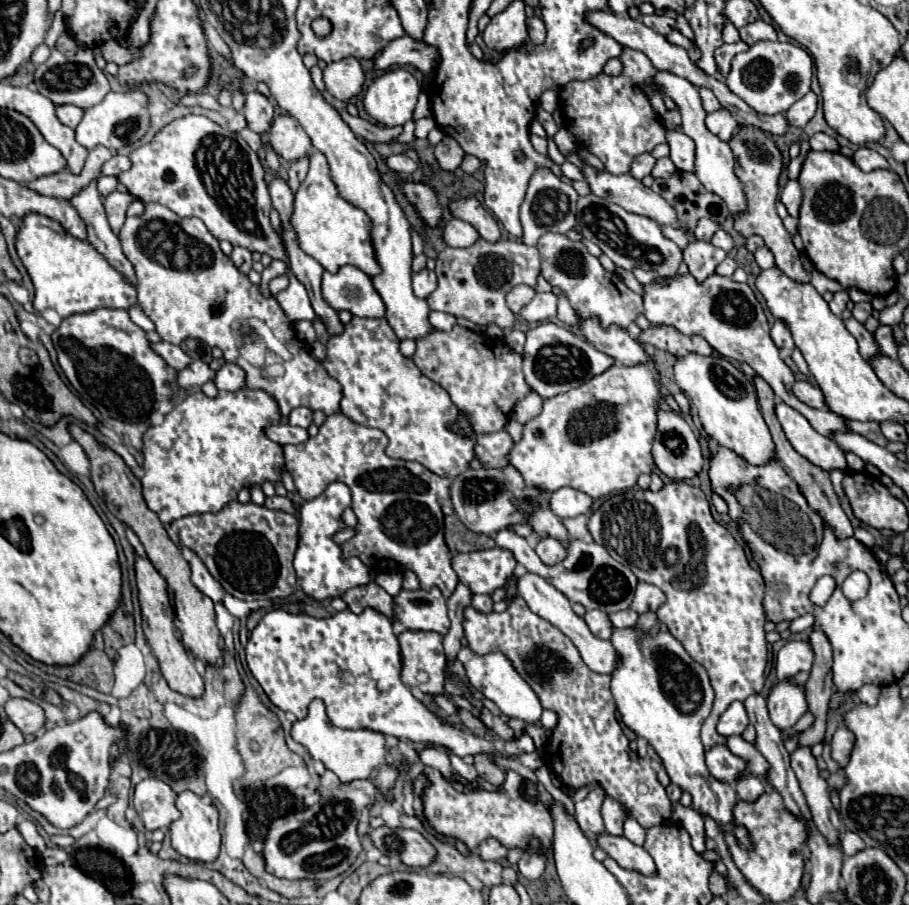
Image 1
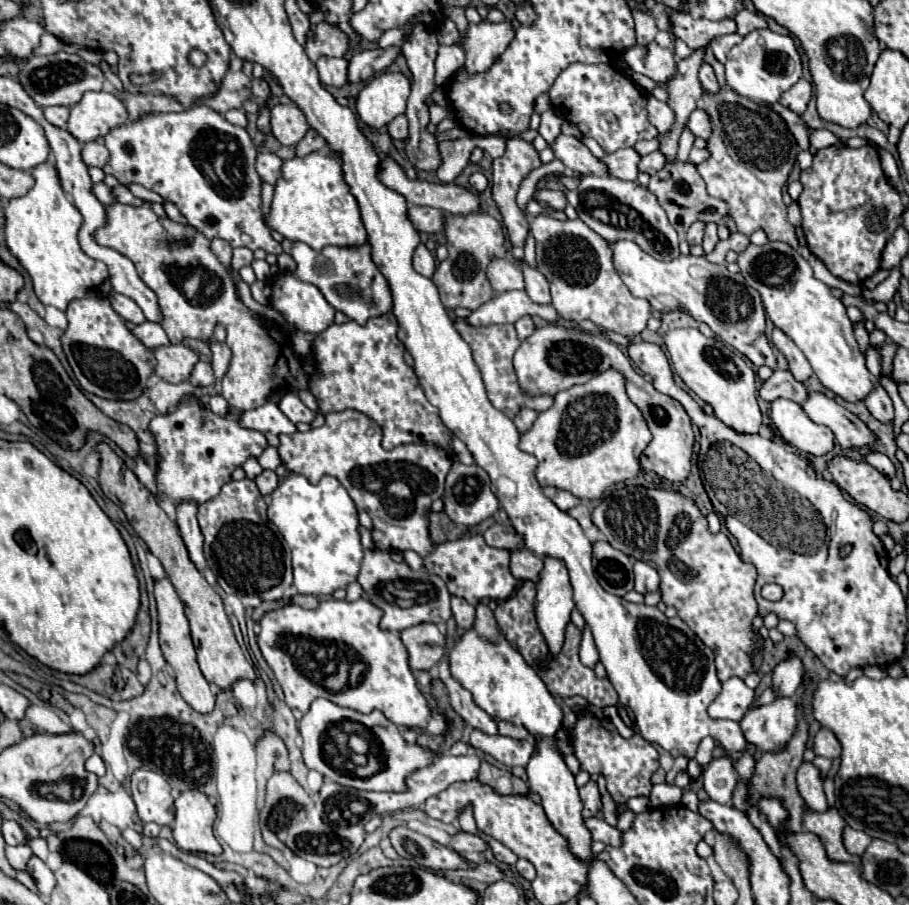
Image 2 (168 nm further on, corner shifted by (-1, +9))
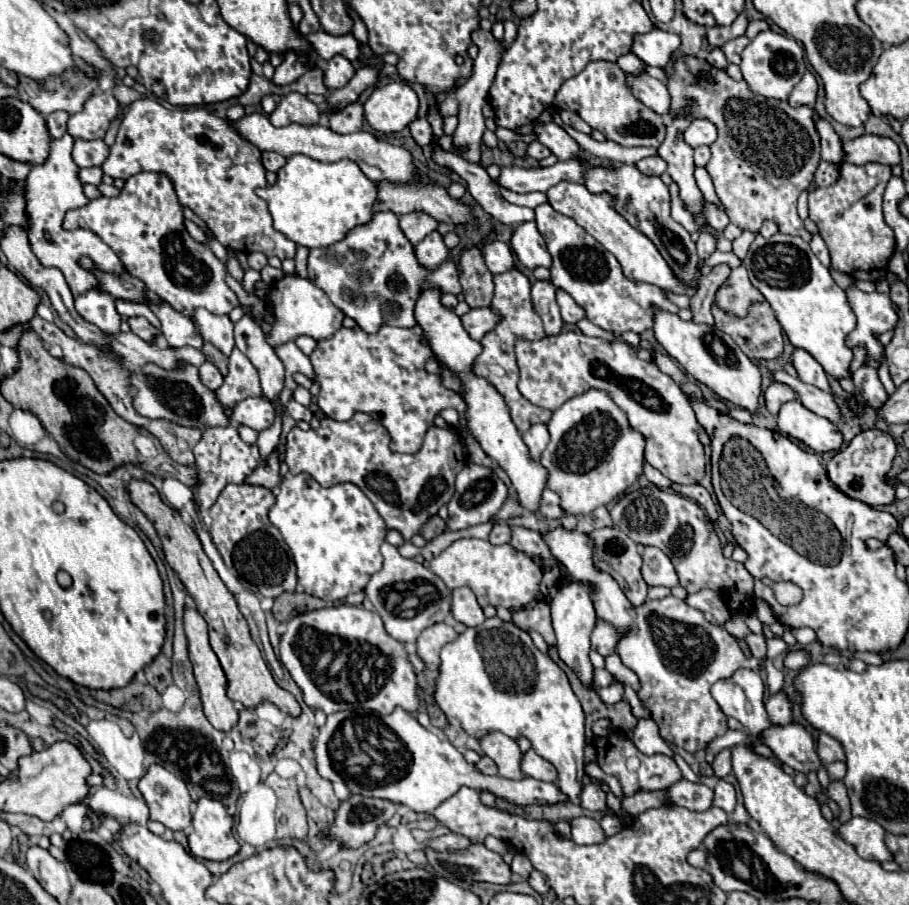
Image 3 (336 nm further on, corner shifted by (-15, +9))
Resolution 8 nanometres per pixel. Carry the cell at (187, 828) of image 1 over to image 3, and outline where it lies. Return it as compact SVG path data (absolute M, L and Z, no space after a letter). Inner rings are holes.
M199 798L193 814L193 830L189 834L191 854L205 860L227 860L239 852L237 840L231 836L233 818L227 808L213 798Z

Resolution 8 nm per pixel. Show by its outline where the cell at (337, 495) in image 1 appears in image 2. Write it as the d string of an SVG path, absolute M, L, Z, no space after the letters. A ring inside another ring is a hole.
M301 474L285 476L283 482L271 492L269 506L267 506L267 518L279 528L287 546L291 548L293 586L297 588L299 594L331 596L335 590L345 588L347 584L357 580L359 570L361 570L361 560L363 560L363 546L359 540L359 518L357 518L357 508L351 496L339 484L337 478L323 476L319 484L309 484L309 480L303 478Z

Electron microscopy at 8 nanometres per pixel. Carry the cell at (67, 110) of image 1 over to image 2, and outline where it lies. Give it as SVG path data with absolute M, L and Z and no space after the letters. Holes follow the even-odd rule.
M49 106L43 110L43 116L49 120L49 124L57 128L65 128L65 122L69 118L69 108L65 106Z

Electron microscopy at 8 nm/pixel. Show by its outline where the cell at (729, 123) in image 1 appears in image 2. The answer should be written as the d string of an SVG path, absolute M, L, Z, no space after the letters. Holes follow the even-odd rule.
M697 108L691 112L689 116L689 122L687 122L687 128L691 130L691 134L695 138L703 138L707 140L711 136L711 120L707 116L707 112L703 108Z

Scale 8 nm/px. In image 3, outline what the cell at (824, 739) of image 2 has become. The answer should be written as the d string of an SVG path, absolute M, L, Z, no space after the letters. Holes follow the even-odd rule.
M821 732L817 738L817 754L821 758L823 764L831 764L831 762L845 762L845 752L841 742L837 742L833 736Z

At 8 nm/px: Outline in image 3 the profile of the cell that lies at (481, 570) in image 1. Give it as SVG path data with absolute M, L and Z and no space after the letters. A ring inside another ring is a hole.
M465 538L455 540L439 556L431 560L431 570L449 586L467 586L475 592L481 606L505 606L509 610L519 610L539 596L541 568L523 552L511 548L511 544L493 546L489 540Z

